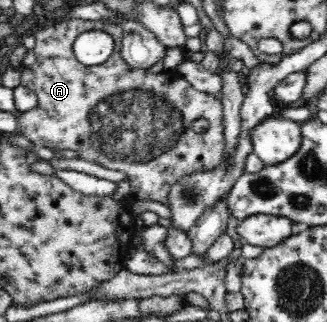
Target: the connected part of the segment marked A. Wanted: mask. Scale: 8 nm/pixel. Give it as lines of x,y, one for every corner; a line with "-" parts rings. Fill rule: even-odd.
71,18
49,25
34,33
34,36
35,47
26,50
18,68
21,72
20,85
34,91
38,101
33,109
21,112
18,119
18,132
29,141
51,149
71,149
89,163
125,173
133,198
144,202
169,204
170,188
184,176
209,172
222,165
225,138
221,100
197,91
177,69
152,73
148,69
129,66
121,55
123,28
115,24
104,24
101,20
-
95,30
112,35
114,50
107,61
87,66
77,60
73,45
81,33
-
197,119
207,119
209,126
206,131
196,133
193,130
193,121

